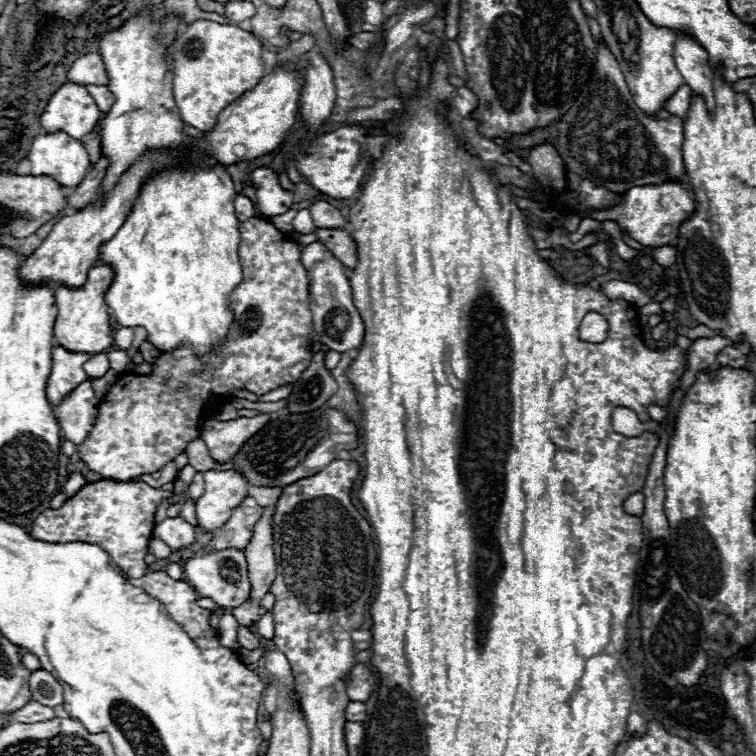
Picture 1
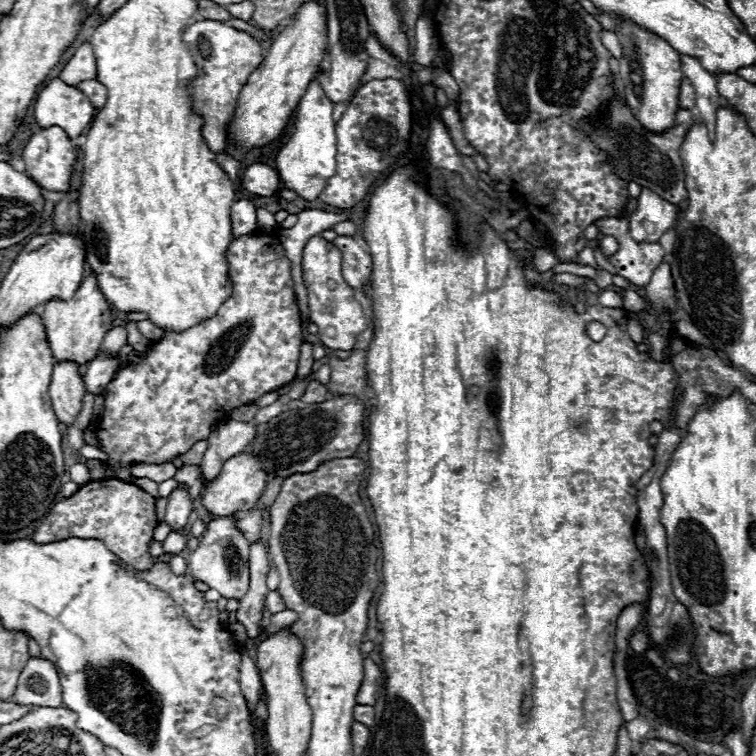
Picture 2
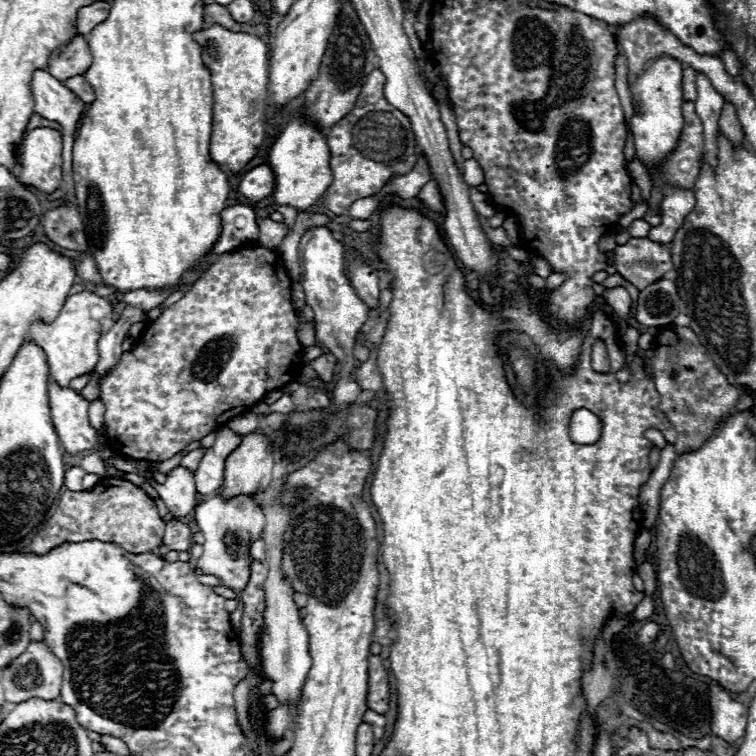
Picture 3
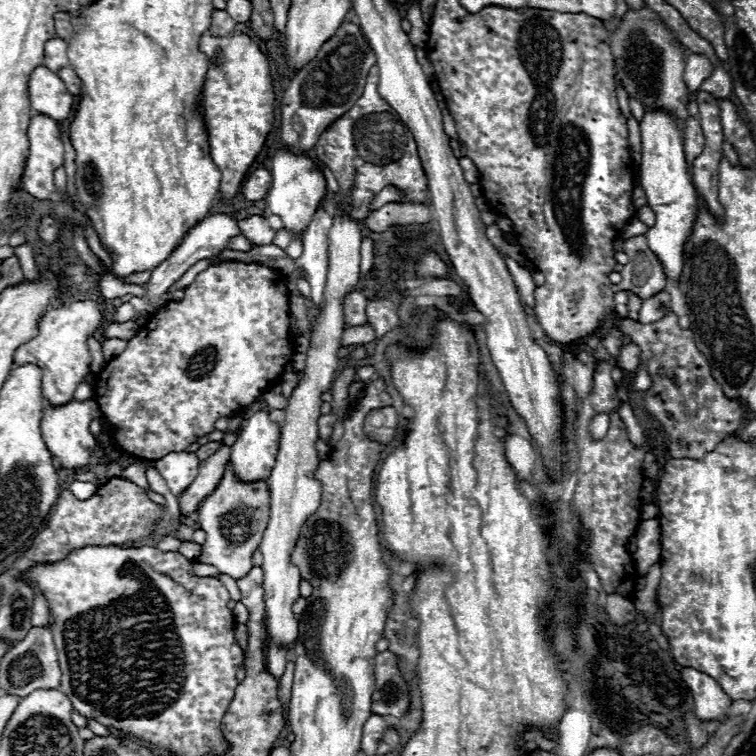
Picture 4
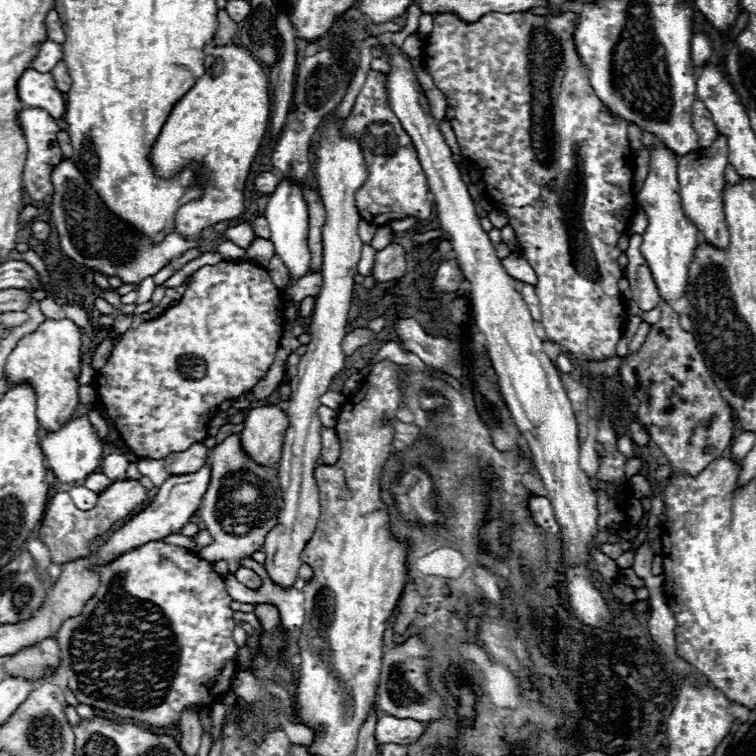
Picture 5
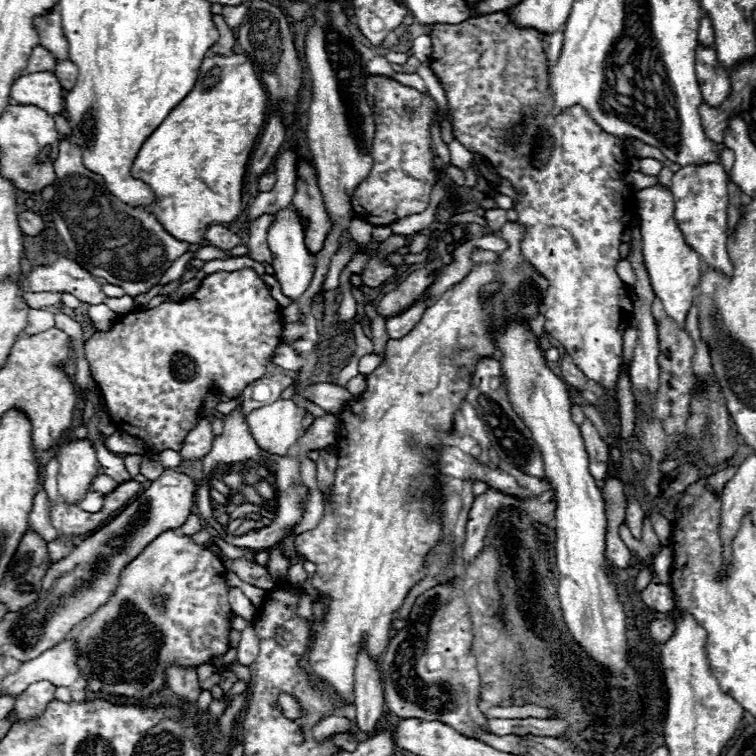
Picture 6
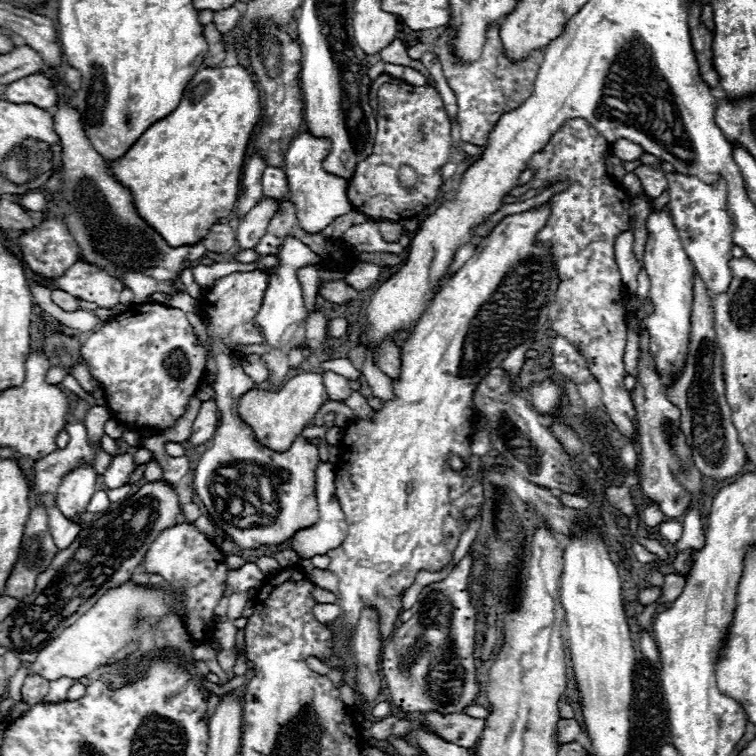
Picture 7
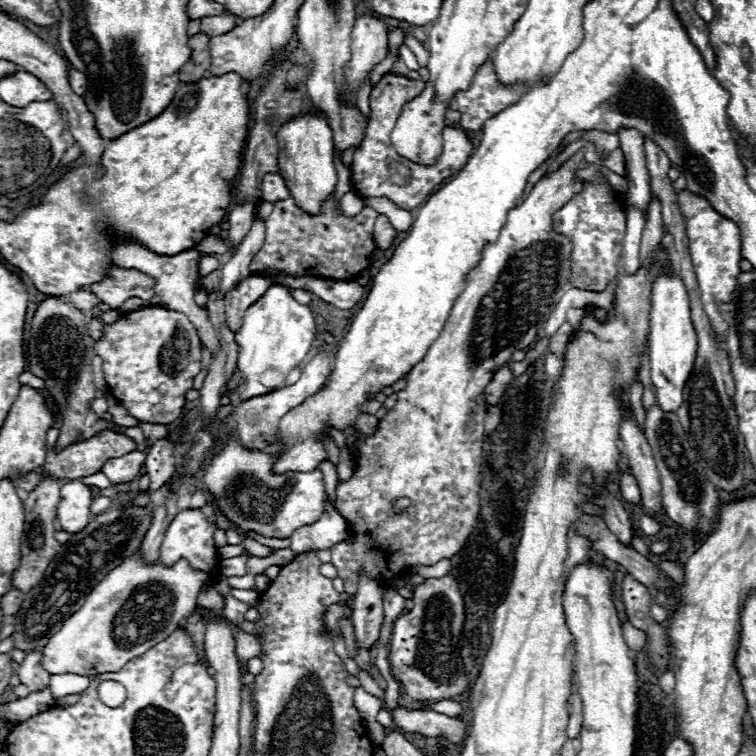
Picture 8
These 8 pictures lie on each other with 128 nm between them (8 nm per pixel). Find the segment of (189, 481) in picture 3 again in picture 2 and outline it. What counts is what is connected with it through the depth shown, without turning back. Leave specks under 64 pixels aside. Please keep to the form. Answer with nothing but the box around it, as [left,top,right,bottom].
[164,490,192,530]

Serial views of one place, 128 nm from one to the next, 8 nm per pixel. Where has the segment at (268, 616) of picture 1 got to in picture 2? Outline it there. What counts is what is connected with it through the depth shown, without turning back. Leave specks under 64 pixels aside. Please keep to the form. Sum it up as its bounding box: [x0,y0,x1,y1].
[266,591,285,614]

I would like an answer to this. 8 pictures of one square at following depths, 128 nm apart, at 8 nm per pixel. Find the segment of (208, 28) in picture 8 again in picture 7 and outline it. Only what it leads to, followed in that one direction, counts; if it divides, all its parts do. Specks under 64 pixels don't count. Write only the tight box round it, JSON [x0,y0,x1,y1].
[214,6,242,32]

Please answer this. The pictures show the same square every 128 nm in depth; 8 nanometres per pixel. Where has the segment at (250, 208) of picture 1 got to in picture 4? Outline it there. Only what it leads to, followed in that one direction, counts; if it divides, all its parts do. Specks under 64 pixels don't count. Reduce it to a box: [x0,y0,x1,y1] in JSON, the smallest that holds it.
[130,214,242,320]

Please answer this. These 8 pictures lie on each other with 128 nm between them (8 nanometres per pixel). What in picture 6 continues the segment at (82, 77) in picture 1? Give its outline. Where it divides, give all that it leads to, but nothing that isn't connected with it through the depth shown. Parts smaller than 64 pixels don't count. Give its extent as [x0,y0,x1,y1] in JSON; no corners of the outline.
[26,46,56,74]

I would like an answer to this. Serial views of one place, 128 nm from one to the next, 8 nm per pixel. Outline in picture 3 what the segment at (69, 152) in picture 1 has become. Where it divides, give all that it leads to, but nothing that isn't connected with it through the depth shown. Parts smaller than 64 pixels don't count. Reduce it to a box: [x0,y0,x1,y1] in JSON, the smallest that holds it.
[20,128,62,192]

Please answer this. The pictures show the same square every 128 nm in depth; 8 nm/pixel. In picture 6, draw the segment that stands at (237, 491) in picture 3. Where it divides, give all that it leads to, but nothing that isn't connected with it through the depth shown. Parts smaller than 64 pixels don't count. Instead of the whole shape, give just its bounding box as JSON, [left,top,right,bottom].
[246,400,304,456]

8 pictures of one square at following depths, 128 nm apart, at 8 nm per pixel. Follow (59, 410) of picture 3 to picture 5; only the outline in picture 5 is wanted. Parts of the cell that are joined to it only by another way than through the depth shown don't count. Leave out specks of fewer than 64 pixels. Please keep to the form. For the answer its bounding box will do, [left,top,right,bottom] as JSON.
[42,416,102,482]

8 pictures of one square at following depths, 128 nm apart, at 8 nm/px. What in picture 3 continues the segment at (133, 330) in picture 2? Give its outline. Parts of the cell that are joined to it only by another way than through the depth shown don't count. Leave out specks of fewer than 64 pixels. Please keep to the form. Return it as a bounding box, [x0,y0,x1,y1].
[123,288,173,312]

